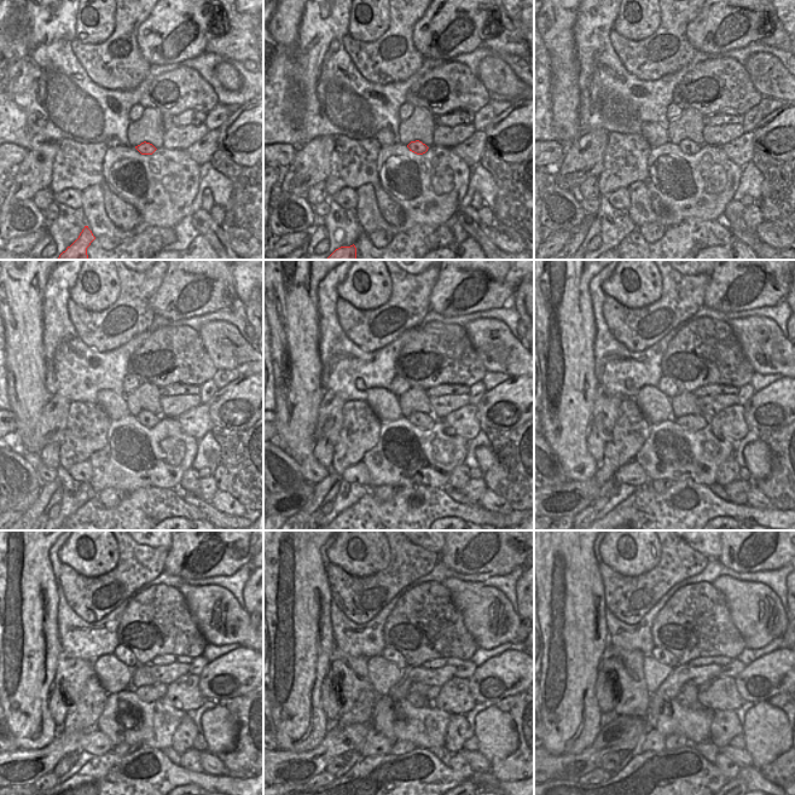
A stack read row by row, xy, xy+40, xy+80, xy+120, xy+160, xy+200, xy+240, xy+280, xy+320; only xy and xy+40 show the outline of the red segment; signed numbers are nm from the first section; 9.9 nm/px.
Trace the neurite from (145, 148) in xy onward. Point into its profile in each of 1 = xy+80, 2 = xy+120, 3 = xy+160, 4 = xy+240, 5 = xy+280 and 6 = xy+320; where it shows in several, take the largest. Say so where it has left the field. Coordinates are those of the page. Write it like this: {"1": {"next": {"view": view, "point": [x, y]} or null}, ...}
{"1": {"next": {"view": "xy+80", "point": [688, 146]}}, "2": {"next": {"view": "xy+120", "point": [149, 419]}}, "3": {"next": {"view": "xy+160", "point": [422, 421]}}, "4": {"next": {"view": "xy+240", "point": [148, 694]}}, "5": {"next": {"view": "xy+280", "point": [416, 700]}}, "6": {"next": {"view": "xy+320", "point": [682, 700]}}}

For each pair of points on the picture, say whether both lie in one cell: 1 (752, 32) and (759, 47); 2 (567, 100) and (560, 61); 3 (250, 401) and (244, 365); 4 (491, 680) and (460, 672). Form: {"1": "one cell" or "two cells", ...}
{"1": "two cells", "2": "one cell", "3": "two cells", "4": "two cells"}

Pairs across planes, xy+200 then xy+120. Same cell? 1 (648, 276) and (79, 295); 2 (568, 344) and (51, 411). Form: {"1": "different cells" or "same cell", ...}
{"1": "same cell", "2": "different cells"}

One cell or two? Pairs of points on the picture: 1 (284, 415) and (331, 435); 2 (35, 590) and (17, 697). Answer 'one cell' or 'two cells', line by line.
1: two cells
2: one cell

